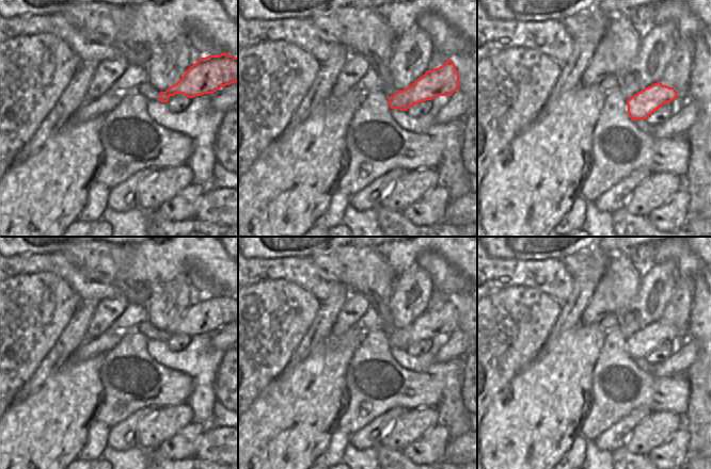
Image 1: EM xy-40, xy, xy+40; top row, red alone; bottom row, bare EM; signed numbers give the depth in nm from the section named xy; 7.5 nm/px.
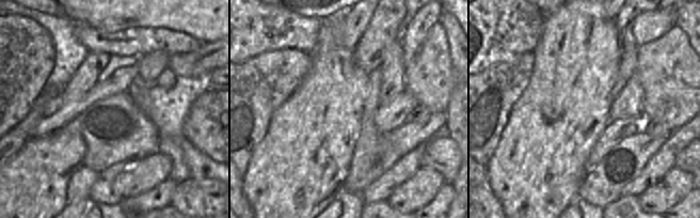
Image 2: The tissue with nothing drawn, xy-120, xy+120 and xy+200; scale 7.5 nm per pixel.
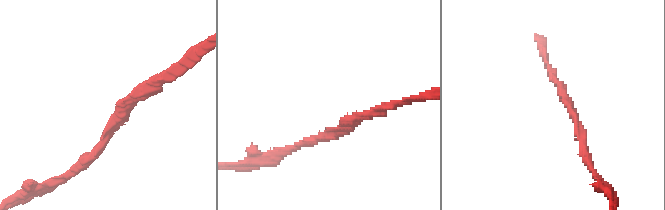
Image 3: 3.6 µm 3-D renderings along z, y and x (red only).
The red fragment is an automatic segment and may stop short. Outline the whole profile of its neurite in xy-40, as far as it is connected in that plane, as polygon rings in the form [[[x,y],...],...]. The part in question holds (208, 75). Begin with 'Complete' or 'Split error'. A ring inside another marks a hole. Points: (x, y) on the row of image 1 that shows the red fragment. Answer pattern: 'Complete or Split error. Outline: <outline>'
Complete. Outline: [[[227,53],[201,58],[165,92],[159,101],[168,102],[170,96],[183,94],[189,98],[212,94],[225,85],[238,82],[238,58]]]

